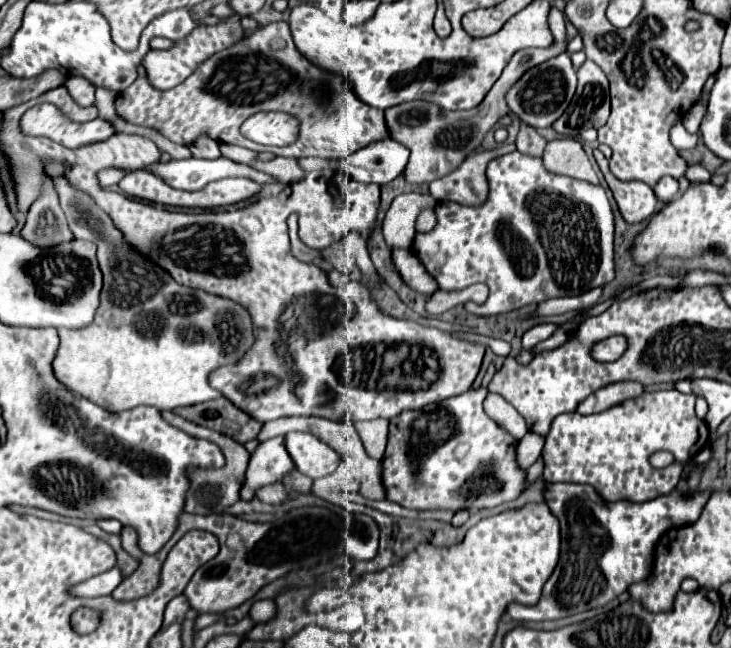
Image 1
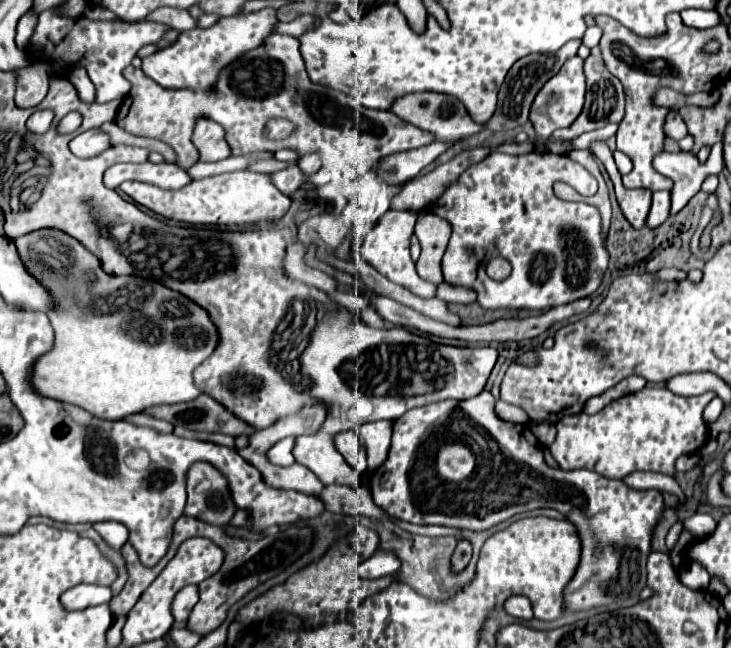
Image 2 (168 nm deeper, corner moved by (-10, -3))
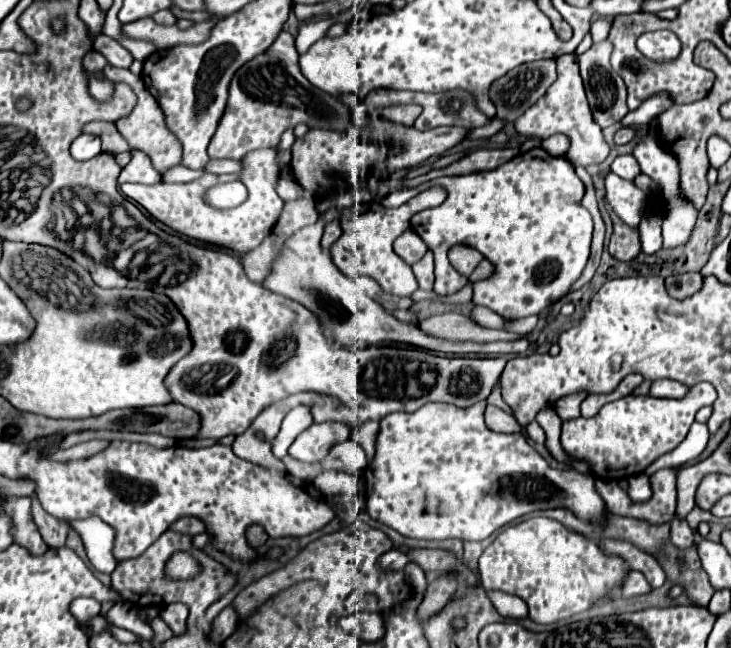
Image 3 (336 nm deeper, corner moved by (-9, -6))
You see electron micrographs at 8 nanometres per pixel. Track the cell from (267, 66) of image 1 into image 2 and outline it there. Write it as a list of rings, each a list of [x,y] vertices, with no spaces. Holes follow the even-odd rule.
[[[271,34],[259,48],[225,66],[211,90],[167,90],[151,80],[143,70],[127,66],[123,74],[133,84],[133,88],[123,98],[115,122],[131,134],[151,136],[167,142],[179,154],[177,164],[183,168],[189,168],[199,160],[199,152],[191,142],[195,122],[199,118],[209,118],[225,128],[225,138],[233,154],[261,150],[277,152],[281,148],[289,148],[301,158],[315,152],[321,156],[325,168],[339,170],[341,158],[343,166],[357,168],[363,172],[363,178],[371,180],[373,184],[377,182],[373,168],[379,158],[433,142],[431,134],[403,122],[391,110],[365,108],[355,102],[355,98],[321,84],[305,82],[305,86],[301,86],[299,76],[307,78],[307,70],[299,46],[299,38],[295,36]],[[273,116],[293,120],[297,126],[291,138],[283,144],[271,144],[263,138],[265,122]]]

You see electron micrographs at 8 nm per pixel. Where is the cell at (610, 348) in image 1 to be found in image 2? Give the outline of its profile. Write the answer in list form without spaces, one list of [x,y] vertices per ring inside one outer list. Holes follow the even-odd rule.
[[[665,268],[665,270],[659,270],[659,272],[655,274],[655,278],[661,280],[661,282],[685,280],[685,276],[687,276],[687,272],[685,272],[685,270],[677,270],[677,268]]]

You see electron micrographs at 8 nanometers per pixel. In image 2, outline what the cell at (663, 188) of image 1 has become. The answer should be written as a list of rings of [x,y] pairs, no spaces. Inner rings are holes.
[[[669,190],[655,192],[653,194],[653,206],[651,206],[651,212],[647,216],[647,226],[655,228],[655,226],[663,224],[667,220],[669,212],[671,212],[671,192]]]

